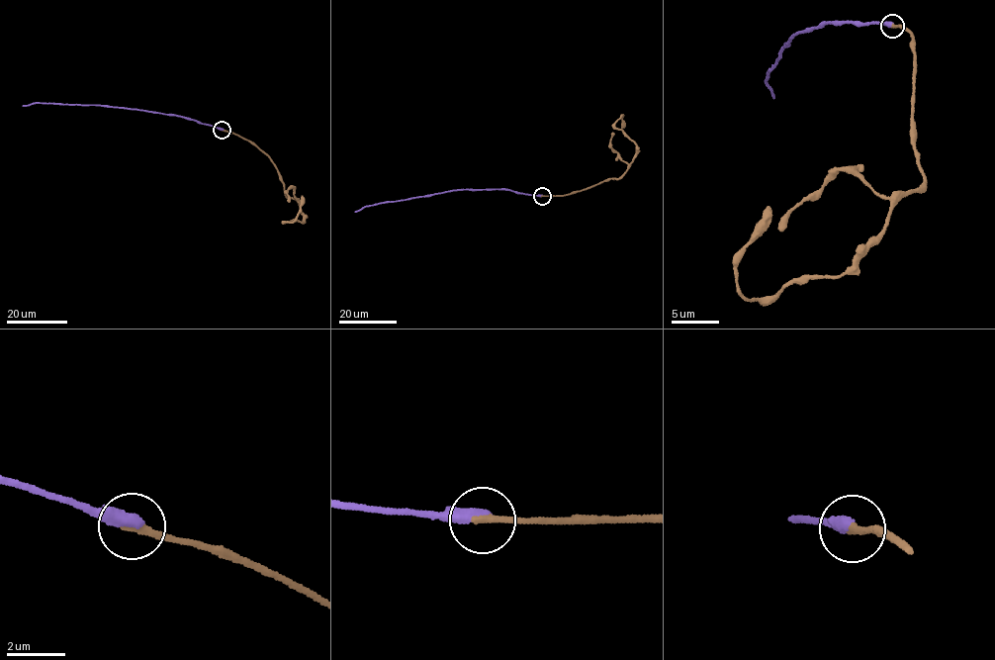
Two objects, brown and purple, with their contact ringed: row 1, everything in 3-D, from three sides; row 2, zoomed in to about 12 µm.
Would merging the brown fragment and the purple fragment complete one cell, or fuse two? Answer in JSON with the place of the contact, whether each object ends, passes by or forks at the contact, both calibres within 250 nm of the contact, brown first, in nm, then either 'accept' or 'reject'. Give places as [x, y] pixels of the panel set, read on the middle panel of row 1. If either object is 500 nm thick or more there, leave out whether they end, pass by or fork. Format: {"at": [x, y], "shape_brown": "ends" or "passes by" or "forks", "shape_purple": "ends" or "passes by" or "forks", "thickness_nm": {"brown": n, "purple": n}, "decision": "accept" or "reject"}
{"at": [542, 196], "shape_brown": "ends", "shape_purple": "ends", "thickness_nm": {"brown": 280, "purple": 480}, "decision": "accept"}

